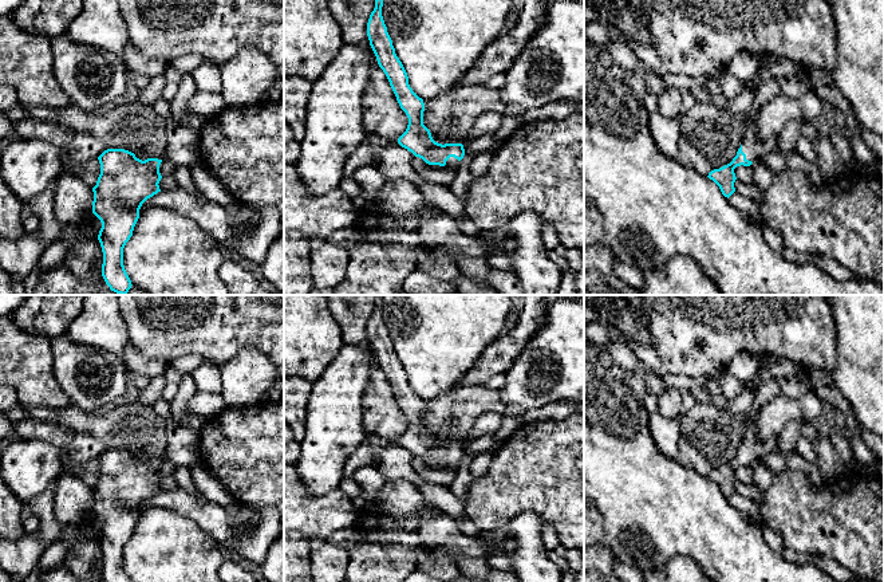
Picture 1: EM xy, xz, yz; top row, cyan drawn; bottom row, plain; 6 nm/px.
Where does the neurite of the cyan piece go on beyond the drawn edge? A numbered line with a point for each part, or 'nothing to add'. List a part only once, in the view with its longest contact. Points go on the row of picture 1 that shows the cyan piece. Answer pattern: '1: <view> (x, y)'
1: yz (752, 145)

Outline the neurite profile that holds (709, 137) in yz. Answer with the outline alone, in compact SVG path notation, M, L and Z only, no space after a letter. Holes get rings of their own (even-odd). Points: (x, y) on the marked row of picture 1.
M701 97L696 105L679 121L679 153L676 160L682 165L691 166L698 174L707 177L711 170L719 169L733 161L742 145L745 130L745 114L730 114L723 107L714 106L706 97Z

